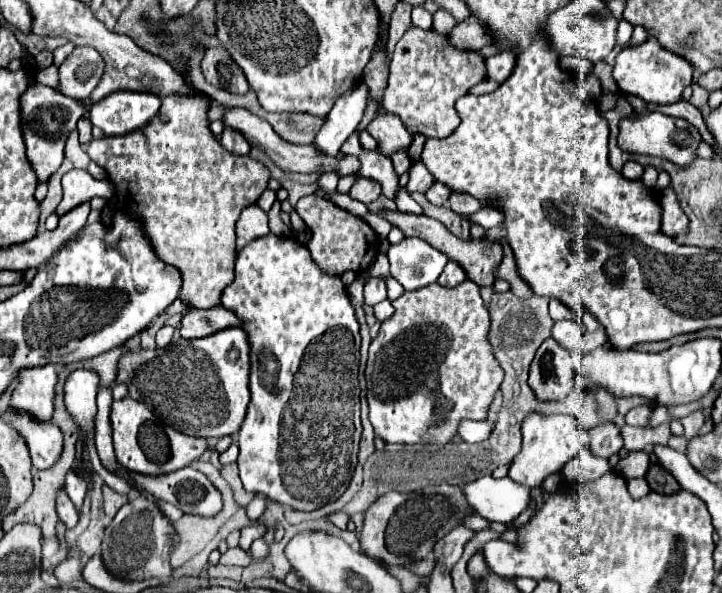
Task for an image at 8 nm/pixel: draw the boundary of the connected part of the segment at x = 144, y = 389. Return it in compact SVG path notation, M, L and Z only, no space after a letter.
M233 326L227 330L219 330L209 338L197 340L179 340L169 344L167 348L157 350L139 350L129 352L119 360L119 376L117 382L125 382L129 386L129 396L145 402L155 416L167 422L171 428L199 438L221 438L227 434L237 434L239 426L245 420L247 404L249 404L249 346L247 336L241 328Z

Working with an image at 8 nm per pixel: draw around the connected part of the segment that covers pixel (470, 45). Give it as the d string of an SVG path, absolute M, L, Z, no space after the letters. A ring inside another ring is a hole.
M467 18L451 30L451 34L447 36L447 42L453 48L479 50L479 48L487 46L487 34L483 34L483 26L479 26L479 22L475 22L475 18Z

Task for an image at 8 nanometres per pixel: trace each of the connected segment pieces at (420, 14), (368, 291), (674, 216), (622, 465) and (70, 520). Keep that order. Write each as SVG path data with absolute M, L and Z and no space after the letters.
M414 6L411 13L411 21L414 26L428 30L432 28L433 16L420 6Z
M375 278L375 280L365 284L365 304L375 306L385 298L387 298L387 290L385 290L385 282L383 280Z
M667 186L665 190L661 190L661 192L653 190L651 194L663 210L663 214L661 214L661 232L669 238L675 238L677 234L685 234L689 230L689 216L681 208L681 202L679 202L675 190L671 186Z
M639 450L639 452L631 452L627 458L623 458L619 464L617 464L617 468L615 468L615 472L619 474L619 476L623 476L623 478L639 478L639 476L645 476L645 472L647 472L647 468L649 468L649 454L647 452L643 452L643 450Z
M61 486L61 488L57 490L55 504L57 504L57 514L59 514L59 518L65 522L67 528L73 528L73 526L77 524L77 508L75 508L75 504L71 502L71 498L67 496L65 486Z

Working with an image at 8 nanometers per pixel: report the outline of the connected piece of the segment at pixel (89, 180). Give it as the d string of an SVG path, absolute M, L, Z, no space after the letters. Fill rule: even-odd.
M69 170L63 176L63 200L57 206L57 214L69 212L75 204L79 206L93 196L105 196L109 200L113 194L113 184L109 180L97 180L87 170Z

